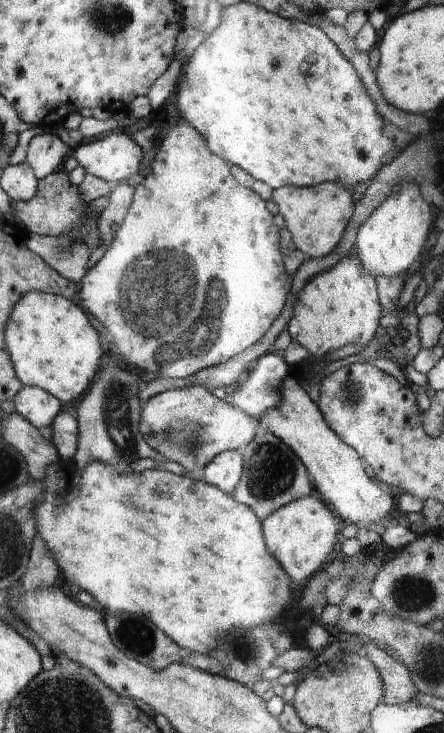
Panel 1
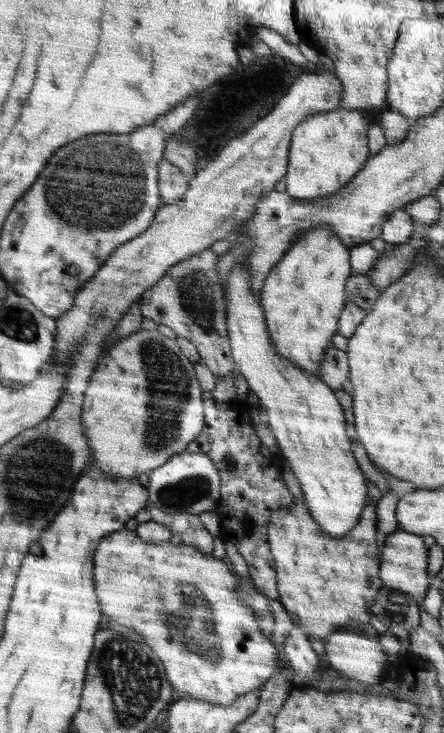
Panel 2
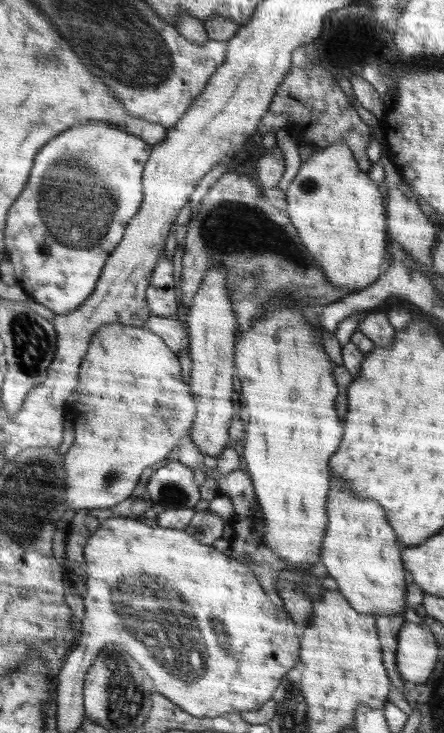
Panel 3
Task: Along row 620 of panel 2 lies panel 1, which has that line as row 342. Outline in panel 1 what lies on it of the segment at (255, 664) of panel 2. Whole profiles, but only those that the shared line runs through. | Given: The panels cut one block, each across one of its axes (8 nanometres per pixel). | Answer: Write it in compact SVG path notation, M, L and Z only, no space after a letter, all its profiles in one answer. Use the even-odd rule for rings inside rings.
M186 122L176 125L176 128L168 127L167 134L161 140L157 155L151 164L151 171L143 182L134 186L133 199L126 213L121 228L117 230L115 239L111 242L102 258L83 276L82 287L79 292L80 304L92 313L94 318L108 330L106 346L116 350L116 353L126 360L127 364L138 371L162 375L171 379L183 379L191 377L206 367L213 367L227 361L240 351L258 342L268 332L272 323L279 317L281 310L288 300L291 292L293 275L285 267L282 251L279 245L280 229L274 223L274 216L266 207L266 200L261 198L251 188L242 186L230 172L231 165L223 158L216 156L206 144L204 137Z

